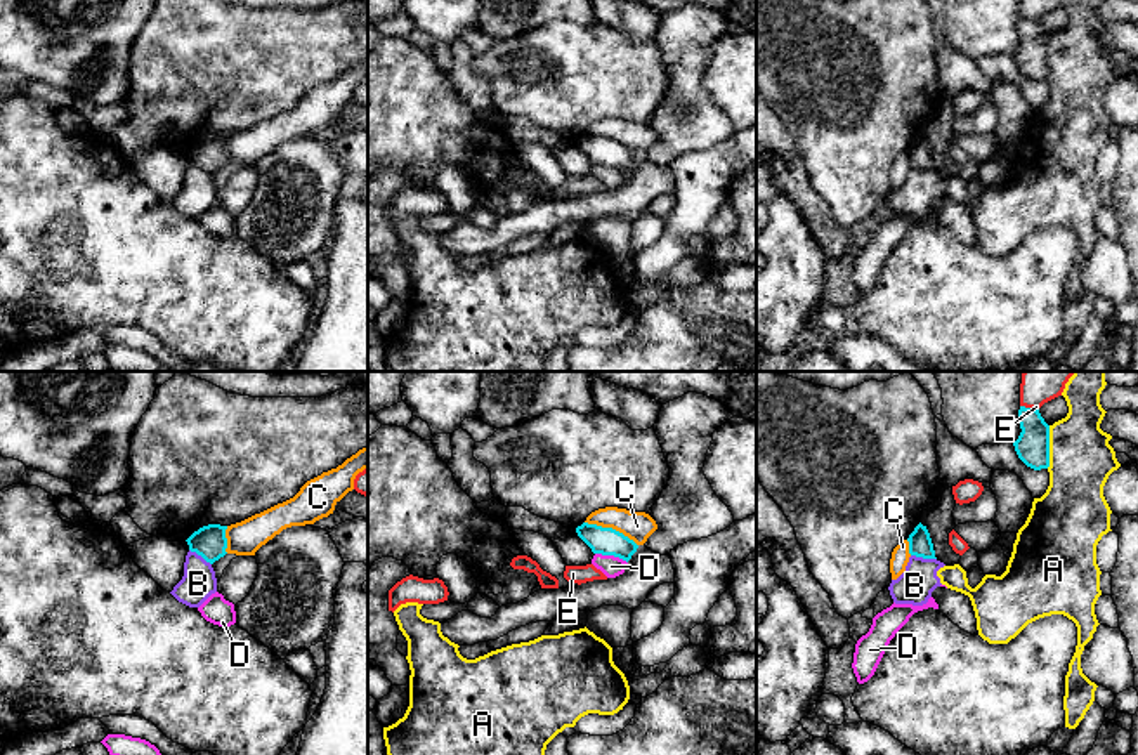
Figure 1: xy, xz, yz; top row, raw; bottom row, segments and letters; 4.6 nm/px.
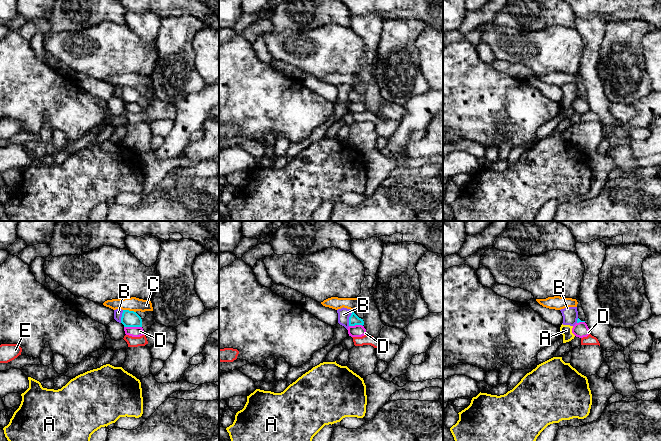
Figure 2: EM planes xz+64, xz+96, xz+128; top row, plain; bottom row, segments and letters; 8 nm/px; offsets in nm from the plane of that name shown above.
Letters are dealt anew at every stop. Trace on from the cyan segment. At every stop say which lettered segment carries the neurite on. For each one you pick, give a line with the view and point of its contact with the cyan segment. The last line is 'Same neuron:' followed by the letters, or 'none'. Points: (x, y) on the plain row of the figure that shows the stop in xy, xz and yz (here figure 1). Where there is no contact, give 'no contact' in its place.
Same neuron: none

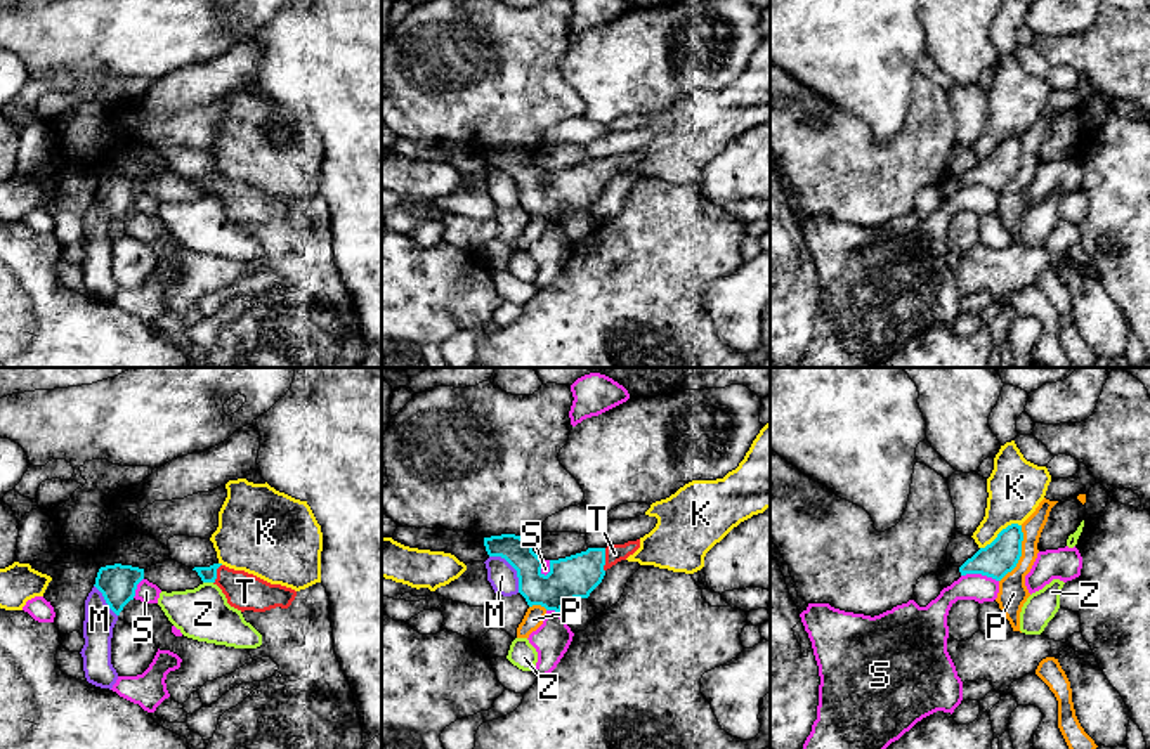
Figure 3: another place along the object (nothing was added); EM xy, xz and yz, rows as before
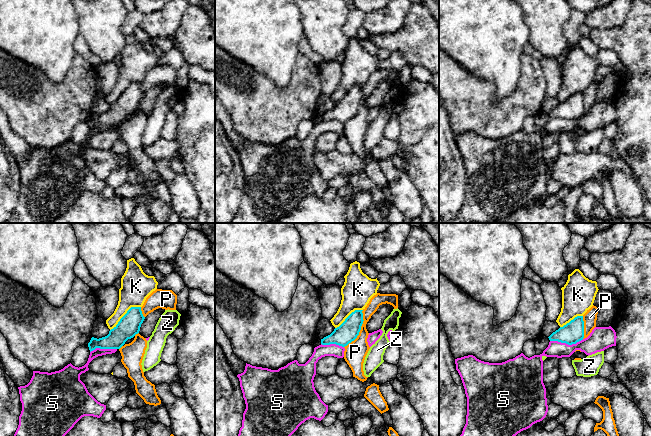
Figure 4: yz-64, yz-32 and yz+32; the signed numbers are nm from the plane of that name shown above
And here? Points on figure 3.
T: contact xz (604, 172)
Same neuron: T

